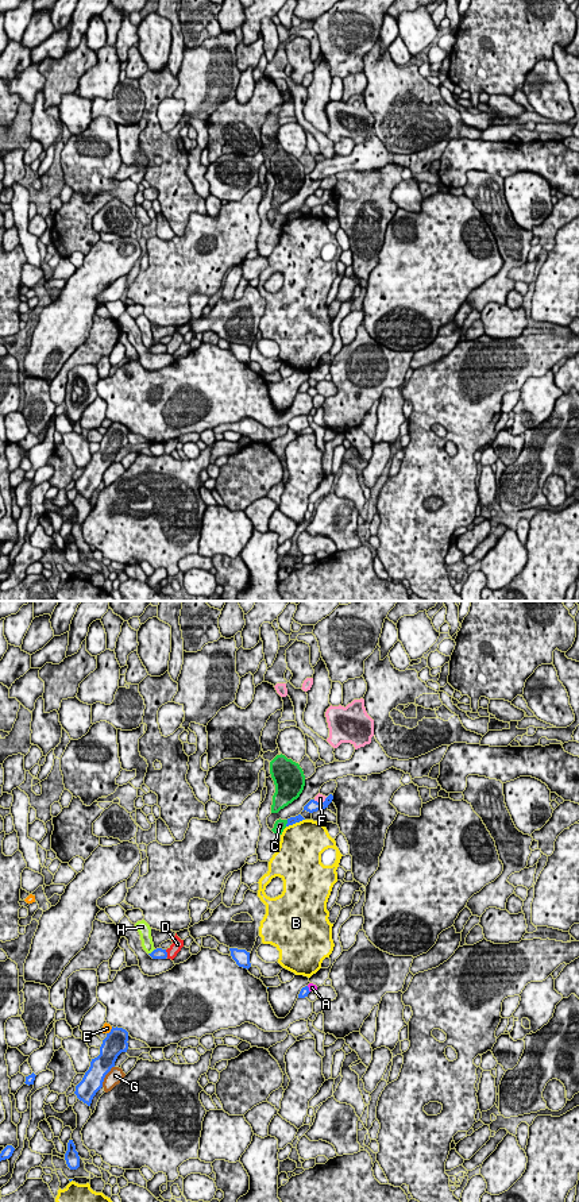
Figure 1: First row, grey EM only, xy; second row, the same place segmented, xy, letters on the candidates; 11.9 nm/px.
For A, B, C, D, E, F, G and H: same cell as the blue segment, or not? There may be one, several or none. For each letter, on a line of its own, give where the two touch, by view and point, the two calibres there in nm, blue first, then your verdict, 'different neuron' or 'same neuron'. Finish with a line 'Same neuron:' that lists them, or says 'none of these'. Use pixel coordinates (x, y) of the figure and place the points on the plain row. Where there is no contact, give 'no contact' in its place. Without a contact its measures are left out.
A: xy (308, 384) | 100/100 nm | different neuron
B: xy (294, 218) | 90/480 nm | different neuron
C: xy (288, 218) | 90/140 nm | different neuron
D: xy (166, 349) | 130/130 nm | different neuron
E: xy (111, 426) | 280/100 nm | different neuron
F: xy (320, 197) | 140/100 nm | different neuron
G: xy (104, 472) | 240/180 nm | different neuron
H: xy (153, 346) | 130/140 nm | different neuron
Same neuron: none of these

